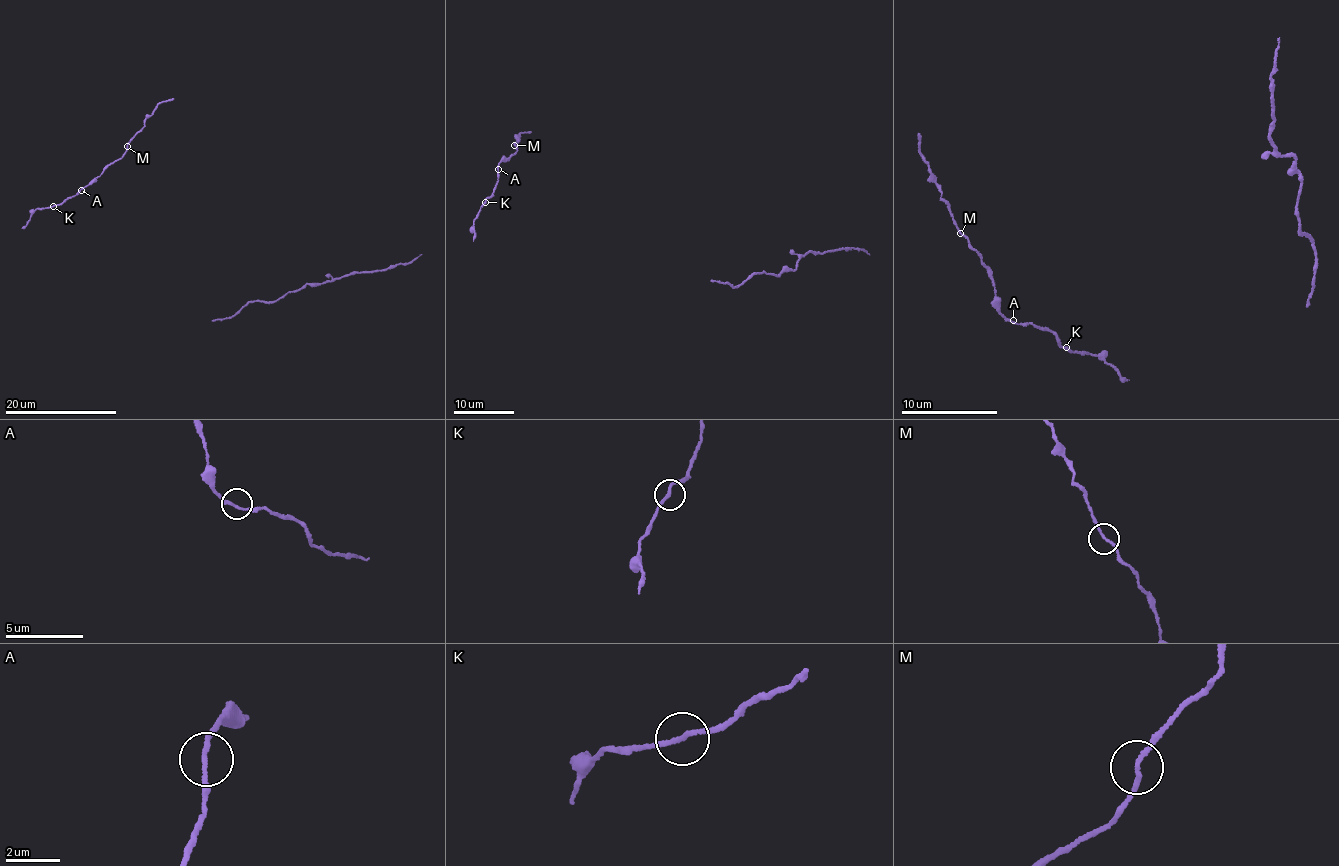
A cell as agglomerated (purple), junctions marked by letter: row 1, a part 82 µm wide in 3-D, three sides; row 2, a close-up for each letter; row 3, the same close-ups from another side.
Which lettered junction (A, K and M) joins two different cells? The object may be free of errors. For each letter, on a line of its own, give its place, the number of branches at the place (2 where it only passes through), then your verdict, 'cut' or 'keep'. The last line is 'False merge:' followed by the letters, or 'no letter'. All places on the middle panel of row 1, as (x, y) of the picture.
A: (498, 169) | 2 | keep
K: (485, 202) | 2 | keep
M: (514, 145) | 2 | keep
False merge: no letter

